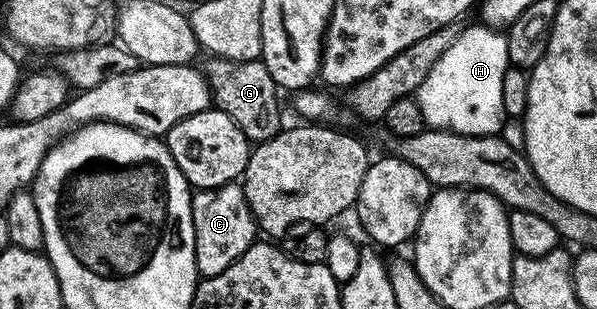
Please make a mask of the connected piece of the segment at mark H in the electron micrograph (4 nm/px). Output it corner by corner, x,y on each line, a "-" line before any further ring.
475,22
444,50
440,62
428,70
416,99
424,114
426,128
455,132
461,136
497,136
503,130
502,99
504,74
511,67
508,42
499,29

